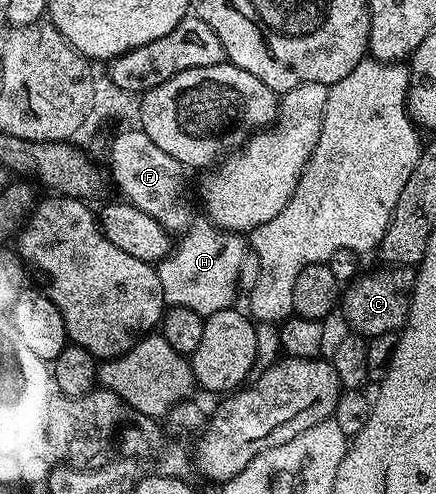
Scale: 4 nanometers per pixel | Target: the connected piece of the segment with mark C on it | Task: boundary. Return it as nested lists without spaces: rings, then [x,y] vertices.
[[[399,265],[382,269],[386,270],[374,270],[371,274],[359,273],[358,277],[345,287],[340,298],[340,310],[341,313],[346,313],[346,318],[350,321],[349,329],[367,339],[401,331],[410,311],[410,295],[414,293],[413,269]]]

